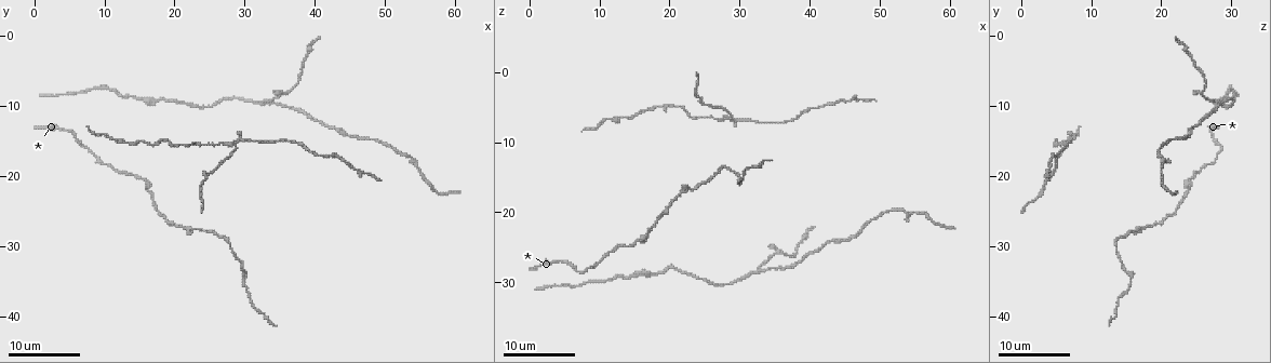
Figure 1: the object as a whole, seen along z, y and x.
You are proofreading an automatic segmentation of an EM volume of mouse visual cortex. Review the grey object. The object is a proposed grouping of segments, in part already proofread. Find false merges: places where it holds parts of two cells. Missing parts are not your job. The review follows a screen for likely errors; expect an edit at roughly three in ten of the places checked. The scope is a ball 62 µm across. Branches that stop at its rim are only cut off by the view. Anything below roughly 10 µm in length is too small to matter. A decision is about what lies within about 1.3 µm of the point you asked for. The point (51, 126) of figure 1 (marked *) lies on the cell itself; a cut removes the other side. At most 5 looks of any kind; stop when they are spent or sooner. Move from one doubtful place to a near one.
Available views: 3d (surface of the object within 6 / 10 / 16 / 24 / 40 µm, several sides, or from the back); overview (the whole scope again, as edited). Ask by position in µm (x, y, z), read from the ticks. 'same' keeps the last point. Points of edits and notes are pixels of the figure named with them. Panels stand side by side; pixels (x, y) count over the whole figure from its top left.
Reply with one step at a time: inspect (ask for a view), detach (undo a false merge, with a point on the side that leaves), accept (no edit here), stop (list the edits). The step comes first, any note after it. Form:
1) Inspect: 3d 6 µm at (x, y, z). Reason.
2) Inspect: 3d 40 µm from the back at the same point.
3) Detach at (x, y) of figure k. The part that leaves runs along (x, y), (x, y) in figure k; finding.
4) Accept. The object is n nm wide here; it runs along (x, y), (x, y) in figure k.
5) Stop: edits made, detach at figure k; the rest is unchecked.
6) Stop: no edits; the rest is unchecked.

Inspect: 3d 16 µm at (15.5, 8.5, 28.5). Thick turns thin.

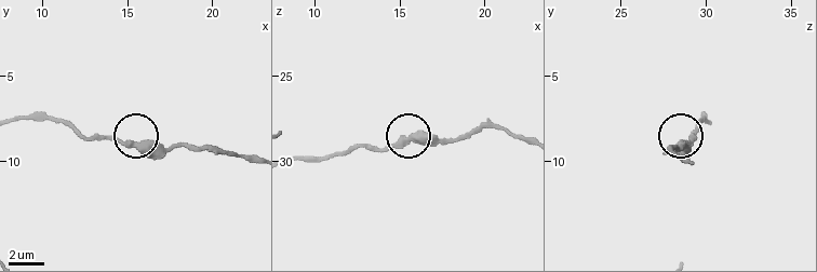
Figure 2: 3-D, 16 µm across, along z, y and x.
Inspect: 3d 10 µm at (15.1, 8.9, 28.9).

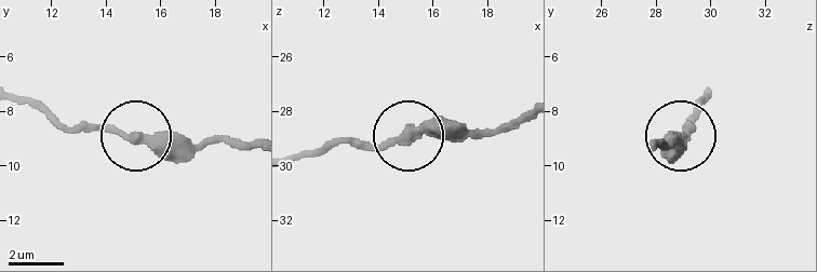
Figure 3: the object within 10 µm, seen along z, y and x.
Accept. The object is 350 nm wide here; continuous, no second cell.

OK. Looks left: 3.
Inspect: 3d 16 µm at (21.0, 27.0, 18.0). Sudden change in width.

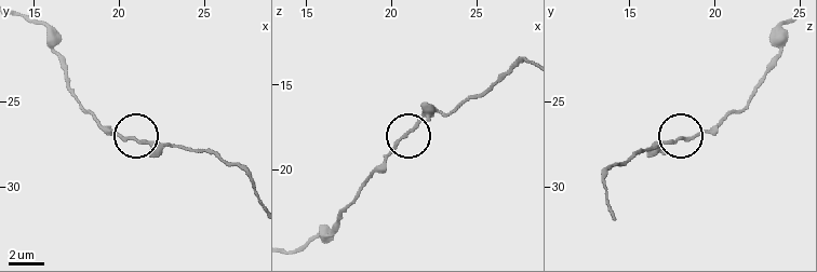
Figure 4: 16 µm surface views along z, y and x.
Inspect: 3d 6 µm at (20.8, 27.1, 17.8).

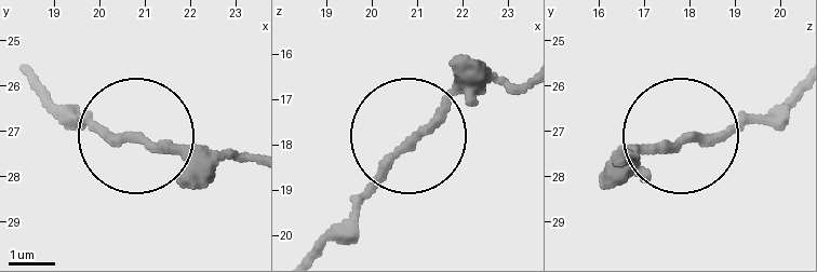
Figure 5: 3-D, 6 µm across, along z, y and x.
Accept. It runs along (324, 245), (382, 164), (482, 64) in figure 5; continuous, no second cell.

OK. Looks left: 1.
Stop: no edits; the rest is unchecked.

